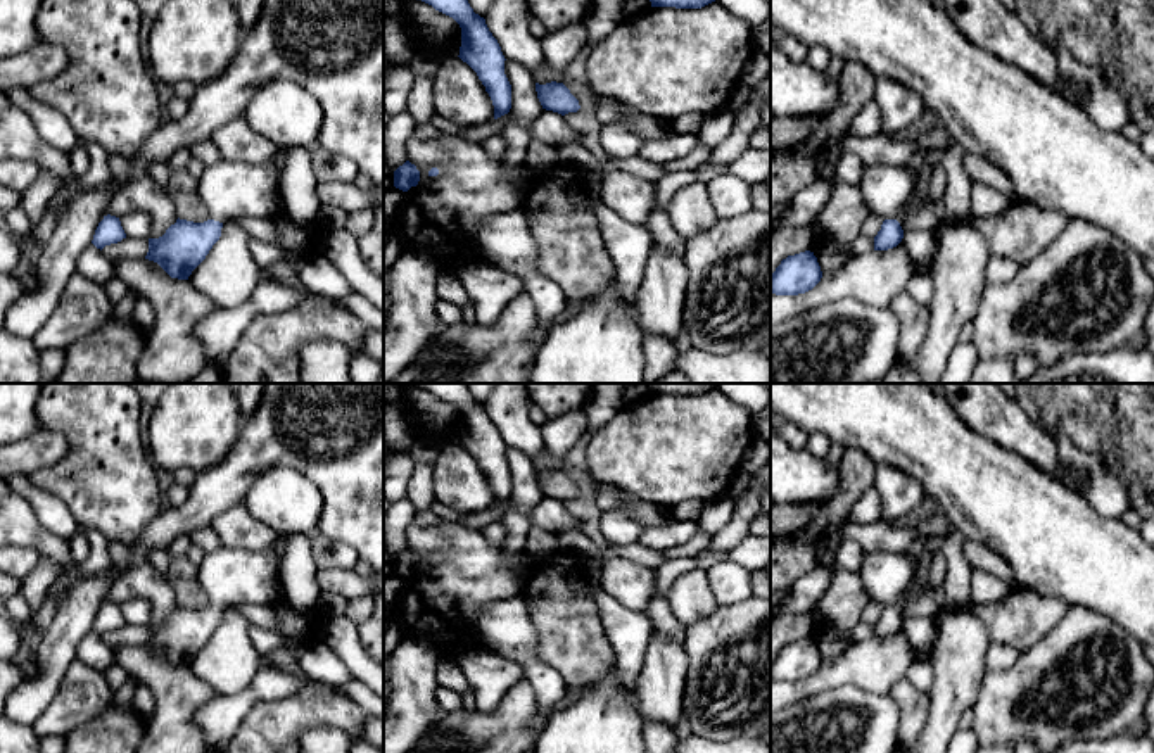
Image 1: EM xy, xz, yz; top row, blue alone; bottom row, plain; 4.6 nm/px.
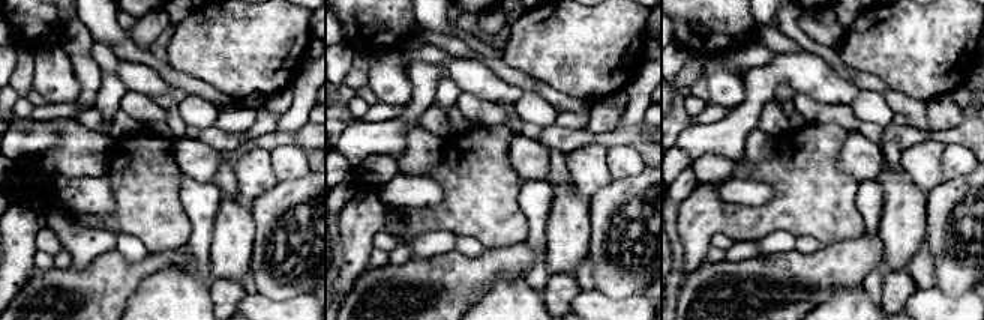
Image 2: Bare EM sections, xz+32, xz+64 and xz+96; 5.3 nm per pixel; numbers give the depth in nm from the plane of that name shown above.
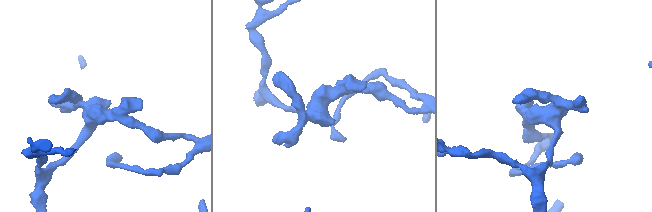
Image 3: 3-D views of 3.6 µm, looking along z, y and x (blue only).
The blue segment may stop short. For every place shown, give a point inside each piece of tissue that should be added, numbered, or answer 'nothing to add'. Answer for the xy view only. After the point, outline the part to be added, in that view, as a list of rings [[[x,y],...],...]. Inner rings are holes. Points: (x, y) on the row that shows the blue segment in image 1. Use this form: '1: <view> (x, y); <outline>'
1: xy (230, 189); [[[285,152],[257,166],[221,159],[206,166],[199,178],[199,195],[209,211],[209,218],[219,223],[237,218],[269,218],[283,204],[280,188],[285,168]]]

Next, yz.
1: yz (885, 189); [[[883,162],[864,166],[859,187],[872,214],[895,219],[914,188],[914,171]]]

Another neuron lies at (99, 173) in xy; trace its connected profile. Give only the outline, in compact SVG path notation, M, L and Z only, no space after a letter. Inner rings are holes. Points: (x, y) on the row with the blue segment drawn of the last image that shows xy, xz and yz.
M79 140L79 145L88 152L92 166L85 176L74 178L66 188L57 190L48 202L48 209L57 209L62 202L73 200L81 192L93 190L112 178L107 166L109 152L92 140Z

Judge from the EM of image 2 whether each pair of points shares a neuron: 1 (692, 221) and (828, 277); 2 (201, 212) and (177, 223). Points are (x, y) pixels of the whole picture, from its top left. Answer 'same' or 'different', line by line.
1: different
2: different

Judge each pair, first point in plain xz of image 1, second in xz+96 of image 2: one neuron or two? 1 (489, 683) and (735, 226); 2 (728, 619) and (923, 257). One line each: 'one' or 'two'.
1: two
2: two

